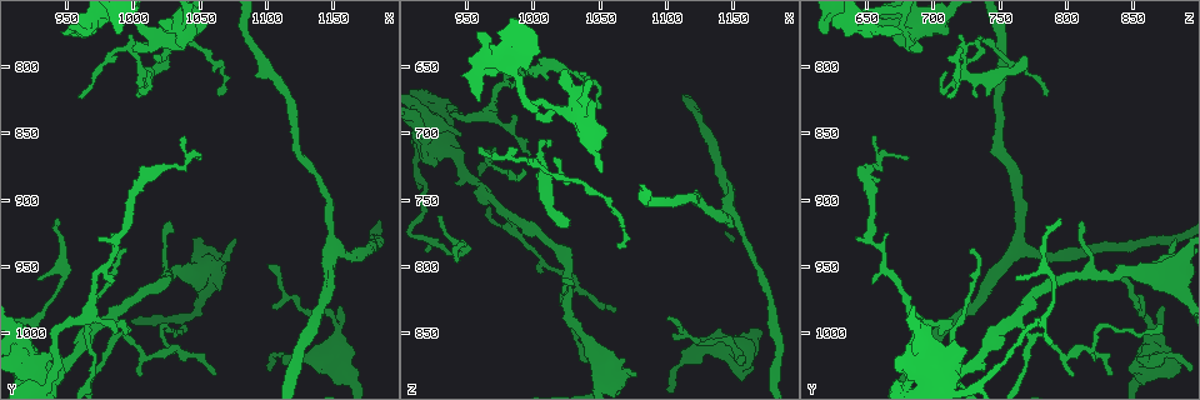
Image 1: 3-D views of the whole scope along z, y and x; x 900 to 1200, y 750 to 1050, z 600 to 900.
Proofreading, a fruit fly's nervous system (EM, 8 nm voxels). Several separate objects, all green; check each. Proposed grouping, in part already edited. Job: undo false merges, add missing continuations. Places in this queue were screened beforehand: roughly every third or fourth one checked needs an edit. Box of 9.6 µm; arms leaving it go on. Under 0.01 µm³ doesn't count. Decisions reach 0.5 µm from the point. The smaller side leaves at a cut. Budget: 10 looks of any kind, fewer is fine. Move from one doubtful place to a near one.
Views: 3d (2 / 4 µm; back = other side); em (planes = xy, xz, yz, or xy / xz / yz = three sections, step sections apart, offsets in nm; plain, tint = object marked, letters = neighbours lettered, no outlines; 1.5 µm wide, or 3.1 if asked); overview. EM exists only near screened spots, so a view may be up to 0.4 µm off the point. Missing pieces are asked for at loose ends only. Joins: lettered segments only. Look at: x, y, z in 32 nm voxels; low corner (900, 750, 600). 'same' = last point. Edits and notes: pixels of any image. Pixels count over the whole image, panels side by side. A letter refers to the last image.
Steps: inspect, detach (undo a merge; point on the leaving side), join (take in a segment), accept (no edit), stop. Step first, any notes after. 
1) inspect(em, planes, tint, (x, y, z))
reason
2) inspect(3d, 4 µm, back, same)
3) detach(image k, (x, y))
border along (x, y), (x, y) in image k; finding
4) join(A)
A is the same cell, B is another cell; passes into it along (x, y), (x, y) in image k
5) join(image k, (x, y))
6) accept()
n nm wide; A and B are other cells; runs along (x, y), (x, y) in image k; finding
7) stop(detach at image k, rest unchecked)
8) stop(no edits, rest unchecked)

inspect(em, planes, letters, (1026, 790, 770))
an open end

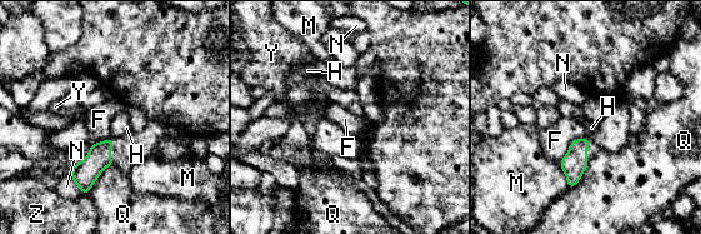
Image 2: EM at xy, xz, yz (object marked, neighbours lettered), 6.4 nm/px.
accept()
F, H, M, N, Q, Y and Z are other cells; border along (586, 137), (574, 139), (559, 162) in image 2; no lettered segment goes on from it

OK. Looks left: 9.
inspect(em, planes, tint, (974, 930, 642))
tapers out

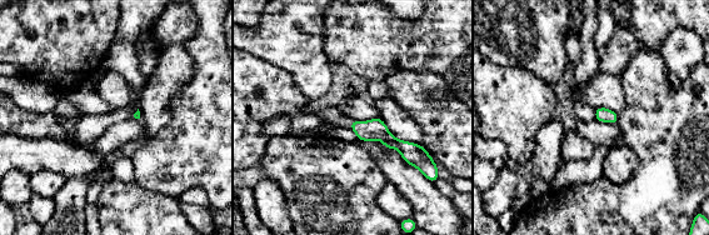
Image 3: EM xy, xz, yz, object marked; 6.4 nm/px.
inspect(em, planes, letters, same)
what lies round it

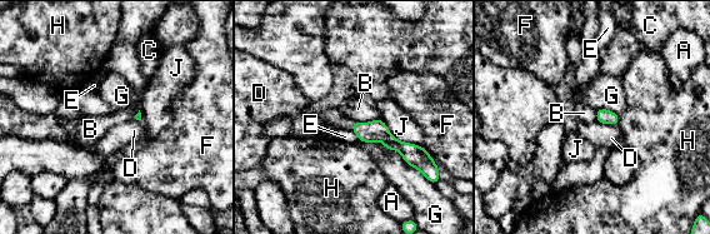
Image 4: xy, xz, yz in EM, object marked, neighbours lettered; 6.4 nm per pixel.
accept()
A, B, C, D, E, F, G, H and J are other cells; runs along (355, 127), (421, 152) in image 4; none of them fits

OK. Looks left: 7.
inspect(em, planes, plain, (996, 936, 730))
tapers out

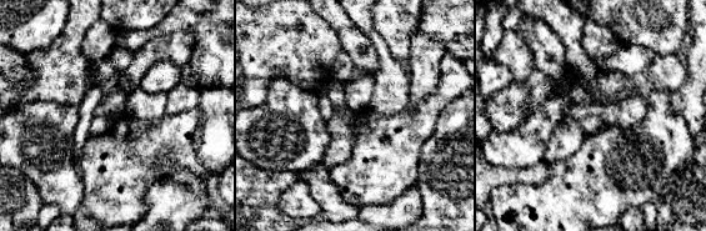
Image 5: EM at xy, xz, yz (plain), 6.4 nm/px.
inspect(em, planes, letters, same)
what lies round it

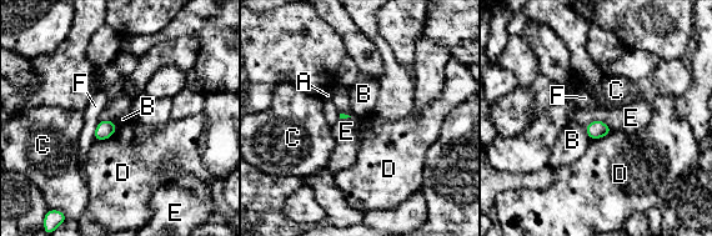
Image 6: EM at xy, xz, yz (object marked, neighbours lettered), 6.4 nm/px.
accept()
A, B, C, D, E and F are other cells; border along (586, 124), (602, 120), (612, 130) in image 6; none of them fits

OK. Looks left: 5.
inspect(3d, 4 µm, back, (1026, 768, 652))

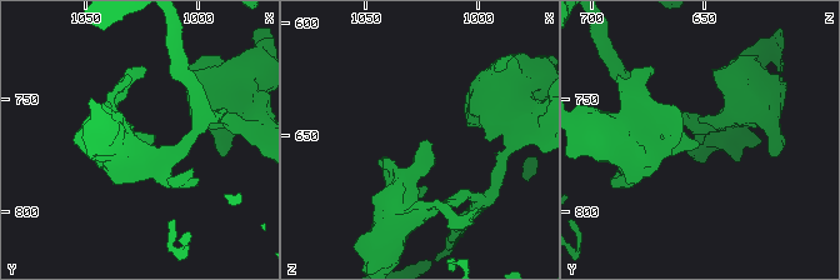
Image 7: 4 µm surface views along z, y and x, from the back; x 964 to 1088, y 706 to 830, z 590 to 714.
inspect(em, xz, step 4, tint, (1023, 769, 651))

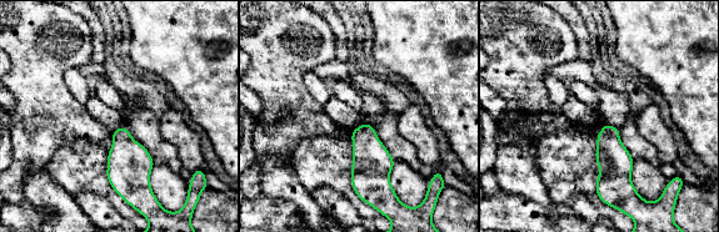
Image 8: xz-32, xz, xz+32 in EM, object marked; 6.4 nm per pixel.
inspect(em, xy, step 4, letters, same)
another direction

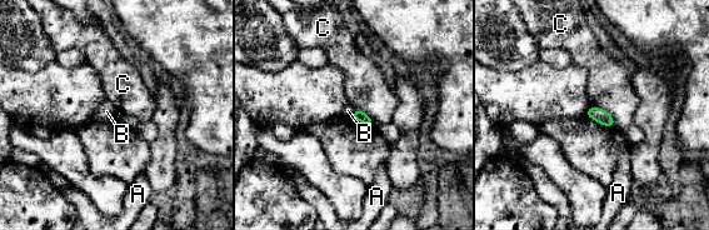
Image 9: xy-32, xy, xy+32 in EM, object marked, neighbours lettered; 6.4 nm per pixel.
accept()
A, B and C are other cells; border along (354, 108), (351, 116) in image 9; none of them fits

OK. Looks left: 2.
stop(no edits, rest unchecked)

